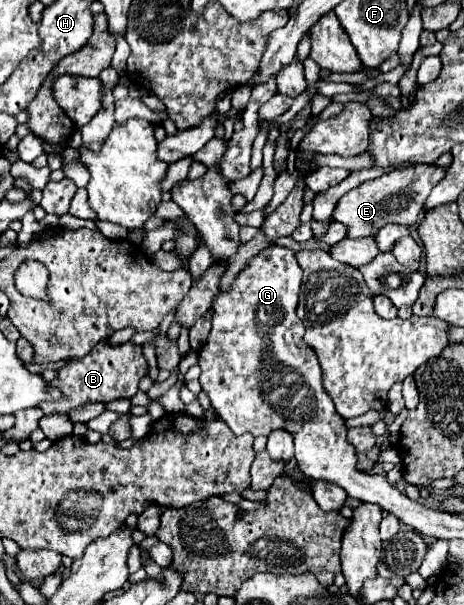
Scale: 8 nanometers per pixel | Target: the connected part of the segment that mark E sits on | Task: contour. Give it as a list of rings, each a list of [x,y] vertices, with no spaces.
[[[415,165],[409,169],[391,171],[373,181],[365,181],[337,201],[337,207],[333,211],[333,221],[339,221],[347,227],[349,239],[375,237],[377,231],[387,223],[399,223],[399,225],[411,227],[417,223],[419,213],[423,211],[431,189],[443,177],[445,177],[445,169],[439,169],[433,165]]]

